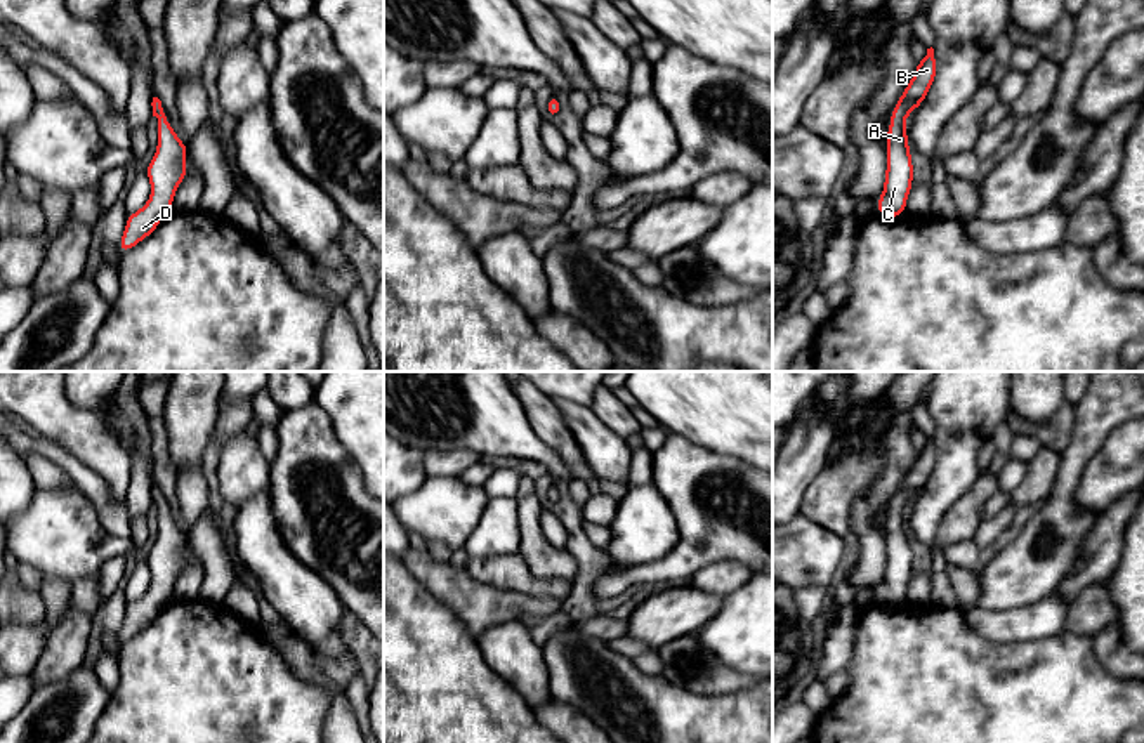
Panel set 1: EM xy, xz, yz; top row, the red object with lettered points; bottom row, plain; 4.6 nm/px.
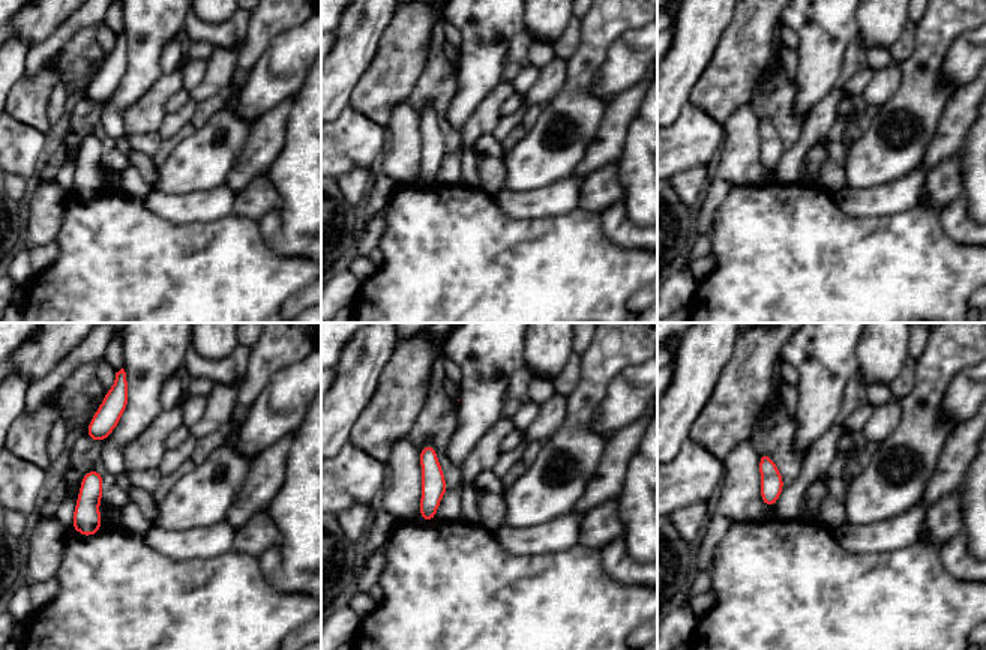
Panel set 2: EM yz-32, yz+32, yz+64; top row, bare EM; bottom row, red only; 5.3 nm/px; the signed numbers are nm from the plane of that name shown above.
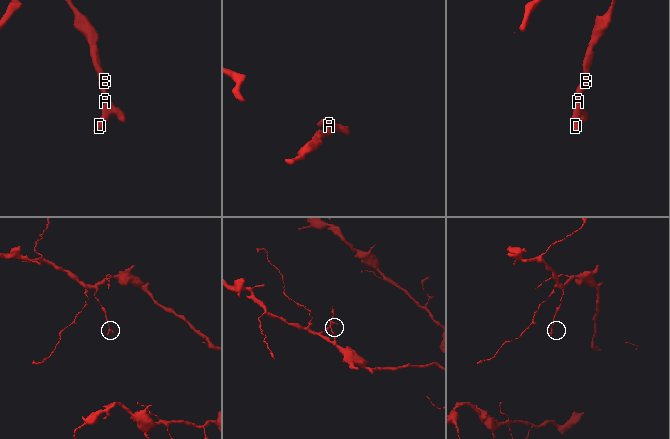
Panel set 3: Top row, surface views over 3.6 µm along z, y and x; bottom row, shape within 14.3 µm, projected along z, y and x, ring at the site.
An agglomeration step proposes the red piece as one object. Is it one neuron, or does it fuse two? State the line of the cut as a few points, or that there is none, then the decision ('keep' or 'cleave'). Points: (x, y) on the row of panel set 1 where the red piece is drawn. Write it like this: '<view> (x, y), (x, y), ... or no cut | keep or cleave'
no cut | keep

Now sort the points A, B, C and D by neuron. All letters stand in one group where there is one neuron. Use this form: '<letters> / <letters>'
A B C D

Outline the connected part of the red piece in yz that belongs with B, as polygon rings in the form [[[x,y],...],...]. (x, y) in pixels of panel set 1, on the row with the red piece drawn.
[[[927,49],[927,54],[917,64],[917,71],[910,83],[906,85],[903,95],[896,102],[891,113],[891,125],[887,130],[887,168],[885,168],[885,182],[884,193],[877,201],[877,214],[882,214],[889,219],[894,219],[906,212],[906,200],[910,189],[913,186],[913,163],[910,155],[908,135],[904,128],[904,122],[908,115],[917,109],[937,73],[937,62],[934,56],[934,49]]]

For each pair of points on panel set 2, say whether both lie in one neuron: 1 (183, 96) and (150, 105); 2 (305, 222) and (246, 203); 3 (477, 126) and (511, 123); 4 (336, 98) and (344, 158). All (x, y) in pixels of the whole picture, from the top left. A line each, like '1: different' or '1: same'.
1: different
2: different
3: different
4: different

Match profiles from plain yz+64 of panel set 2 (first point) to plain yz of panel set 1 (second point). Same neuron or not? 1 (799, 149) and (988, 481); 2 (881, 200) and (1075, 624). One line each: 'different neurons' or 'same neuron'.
1: same neuron
2: different neurons

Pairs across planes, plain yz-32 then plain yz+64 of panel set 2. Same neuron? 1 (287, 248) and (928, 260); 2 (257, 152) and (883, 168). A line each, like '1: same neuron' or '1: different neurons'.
1: different neurons
2: different neurons

